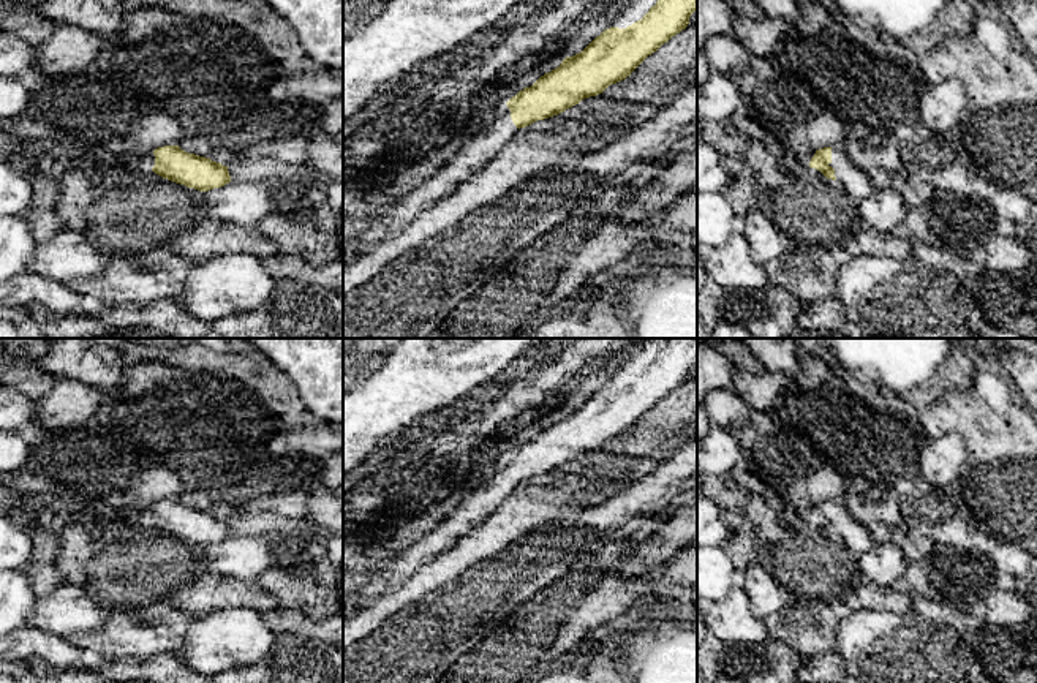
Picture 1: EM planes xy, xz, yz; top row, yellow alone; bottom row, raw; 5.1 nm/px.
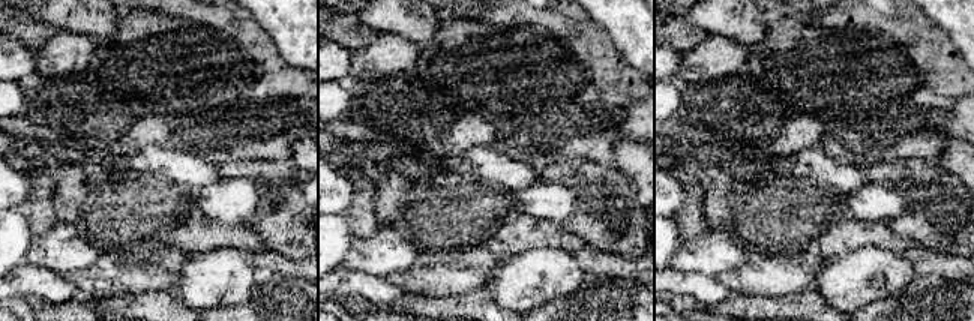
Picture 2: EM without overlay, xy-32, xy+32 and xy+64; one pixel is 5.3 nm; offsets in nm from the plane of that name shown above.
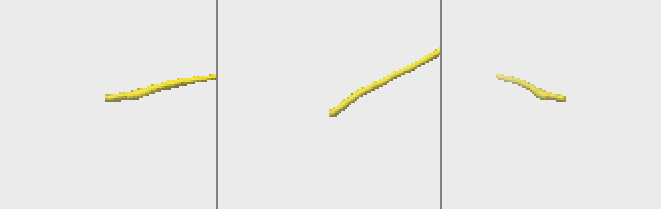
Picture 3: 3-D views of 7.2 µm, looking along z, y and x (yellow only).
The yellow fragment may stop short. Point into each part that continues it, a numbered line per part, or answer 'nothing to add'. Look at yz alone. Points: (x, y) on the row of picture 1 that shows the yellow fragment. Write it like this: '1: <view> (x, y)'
1: yz (857, 184)

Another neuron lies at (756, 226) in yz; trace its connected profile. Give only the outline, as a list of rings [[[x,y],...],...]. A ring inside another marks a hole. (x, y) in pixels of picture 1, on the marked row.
[[[757,206],[740,221],[740,231],[748,240],[751,258],[757,264],[765,266],[781,256],[786,237]]]

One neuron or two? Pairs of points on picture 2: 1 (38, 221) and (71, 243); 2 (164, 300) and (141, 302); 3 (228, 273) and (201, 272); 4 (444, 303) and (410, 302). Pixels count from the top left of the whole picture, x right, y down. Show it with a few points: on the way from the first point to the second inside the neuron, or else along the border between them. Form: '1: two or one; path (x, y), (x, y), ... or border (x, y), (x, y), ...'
1: two; border (53, 228), (36, 237)
2: one; path (158, 302), (147, 302)
3: one; path (222, 273), (207, 273)
4: one; path (435, 305), (419, 305)

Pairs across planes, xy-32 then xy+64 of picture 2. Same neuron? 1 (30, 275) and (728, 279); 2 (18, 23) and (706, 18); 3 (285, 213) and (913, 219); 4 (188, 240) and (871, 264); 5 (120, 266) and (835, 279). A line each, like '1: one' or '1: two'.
1: two
2: two
3: one
4: two
5: two

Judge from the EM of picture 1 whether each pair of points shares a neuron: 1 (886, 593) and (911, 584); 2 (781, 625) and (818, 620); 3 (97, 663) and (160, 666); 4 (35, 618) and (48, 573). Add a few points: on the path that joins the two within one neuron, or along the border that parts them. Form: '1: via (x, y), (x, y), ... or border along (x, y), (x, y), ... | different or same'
1: border along (890, 587), (906, 592), (914, 598) | different
2: via (791, 625), (808, 625) | same
3: via (113, 666), (144, 666) | same
4: border along (62, 582), (52, 592), (38, 598) | different

